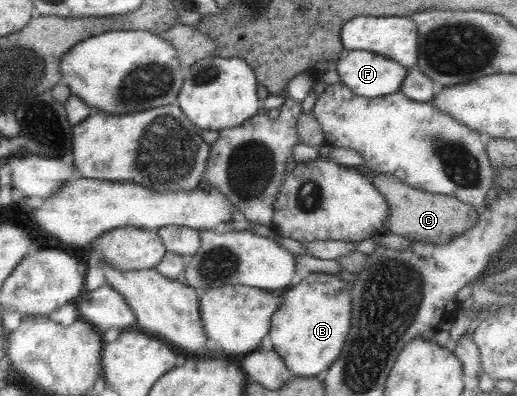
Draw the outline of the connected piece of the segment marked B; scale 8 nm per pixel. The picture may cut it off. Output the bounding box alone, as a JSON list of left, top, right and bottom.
[270,272,352,377]

